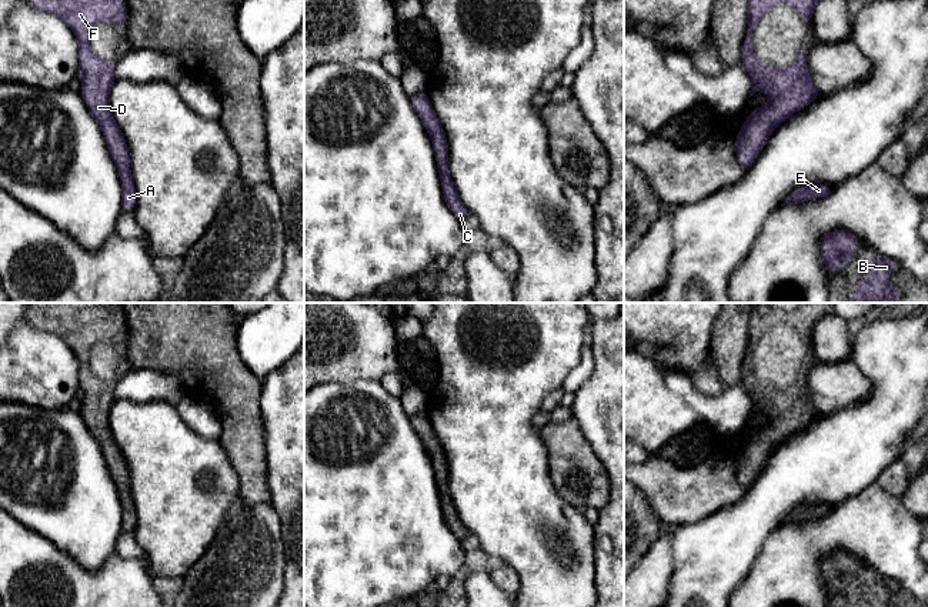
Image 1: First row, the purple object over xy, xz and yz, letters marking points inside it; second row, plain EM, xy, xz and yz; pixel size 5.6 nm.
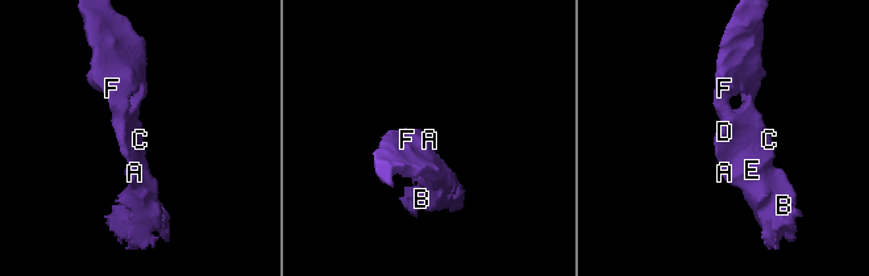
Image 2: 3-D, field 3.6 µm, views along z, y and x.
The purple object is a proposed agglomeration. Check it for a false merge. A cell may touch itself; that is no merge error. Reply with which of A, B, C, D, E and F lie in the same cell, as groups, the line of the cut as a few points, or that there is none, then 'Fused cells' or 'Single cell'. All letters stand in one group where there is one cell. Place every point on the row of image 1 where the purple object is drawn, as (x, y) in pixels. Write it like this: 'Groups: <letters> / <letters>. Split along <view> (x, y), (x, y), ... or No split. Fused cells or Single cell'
Groups: A B C D E F. No split. Single cell

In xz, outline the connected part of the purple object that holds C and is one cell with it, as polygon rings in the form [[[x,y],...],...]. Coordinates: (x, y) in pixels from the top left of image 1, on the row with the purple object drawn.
[[[420,91],[410,100],[414,111],[425,126],[425,130],[431,139],[445,204],[458,220],[463,220],[470,214],[470,211],[463,204],[450,176],[448,143],[444,129],[434,116],[431,101],[425,91]]]

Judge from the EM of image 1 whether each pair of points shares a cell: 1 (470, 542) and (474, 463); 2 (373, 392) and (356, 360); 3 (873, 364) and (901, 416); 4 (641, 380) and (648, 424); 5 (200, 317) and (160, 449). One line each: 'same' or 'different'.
1: different
2: different
3: same
4: same
5: different

